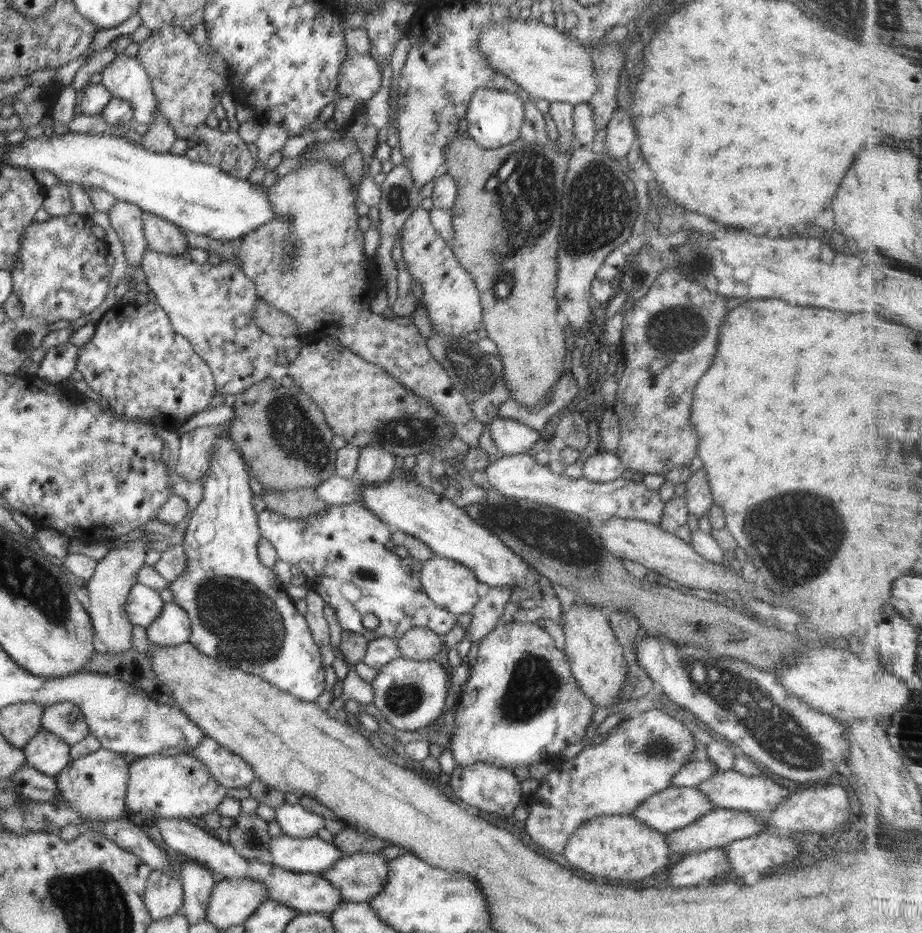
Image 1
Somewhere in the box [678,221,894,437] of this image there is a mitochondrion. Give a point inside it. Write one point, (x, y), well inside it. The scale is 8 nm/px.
(707, 270)

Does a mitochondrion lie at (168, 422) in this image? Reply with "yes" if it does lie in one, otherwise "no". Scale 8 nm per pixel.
no

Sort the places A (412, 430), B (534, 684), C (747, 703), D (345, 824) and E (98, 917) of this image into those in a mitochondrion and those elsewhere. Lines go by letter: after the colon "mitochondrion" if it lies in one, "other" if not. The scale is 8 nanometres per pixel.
A: mitochondrion
B: mitochondrion
C: mitochondrion
D: other
E: mitochondrion

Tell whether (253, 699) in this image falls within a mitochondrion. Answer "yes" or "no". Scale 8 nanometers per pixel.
no

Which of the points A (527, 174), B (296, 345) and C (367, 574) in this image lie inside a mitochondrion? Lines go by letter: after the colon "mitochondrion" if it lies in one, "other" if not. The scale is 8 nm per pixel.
A: mitochondrion
B: other
C: mitochondrion

